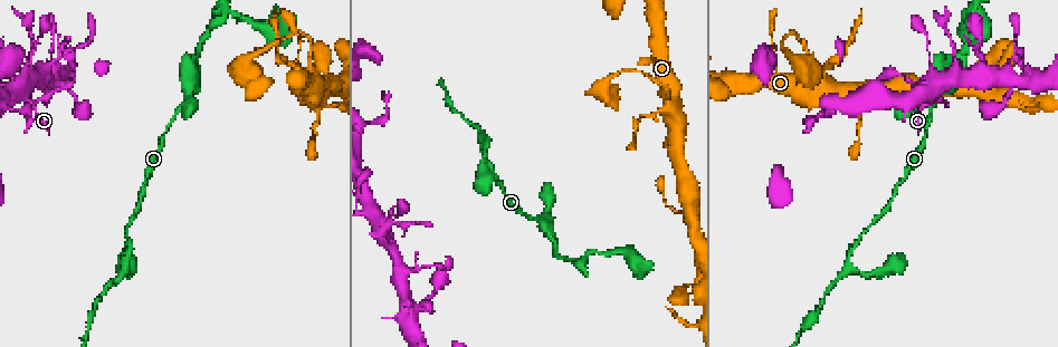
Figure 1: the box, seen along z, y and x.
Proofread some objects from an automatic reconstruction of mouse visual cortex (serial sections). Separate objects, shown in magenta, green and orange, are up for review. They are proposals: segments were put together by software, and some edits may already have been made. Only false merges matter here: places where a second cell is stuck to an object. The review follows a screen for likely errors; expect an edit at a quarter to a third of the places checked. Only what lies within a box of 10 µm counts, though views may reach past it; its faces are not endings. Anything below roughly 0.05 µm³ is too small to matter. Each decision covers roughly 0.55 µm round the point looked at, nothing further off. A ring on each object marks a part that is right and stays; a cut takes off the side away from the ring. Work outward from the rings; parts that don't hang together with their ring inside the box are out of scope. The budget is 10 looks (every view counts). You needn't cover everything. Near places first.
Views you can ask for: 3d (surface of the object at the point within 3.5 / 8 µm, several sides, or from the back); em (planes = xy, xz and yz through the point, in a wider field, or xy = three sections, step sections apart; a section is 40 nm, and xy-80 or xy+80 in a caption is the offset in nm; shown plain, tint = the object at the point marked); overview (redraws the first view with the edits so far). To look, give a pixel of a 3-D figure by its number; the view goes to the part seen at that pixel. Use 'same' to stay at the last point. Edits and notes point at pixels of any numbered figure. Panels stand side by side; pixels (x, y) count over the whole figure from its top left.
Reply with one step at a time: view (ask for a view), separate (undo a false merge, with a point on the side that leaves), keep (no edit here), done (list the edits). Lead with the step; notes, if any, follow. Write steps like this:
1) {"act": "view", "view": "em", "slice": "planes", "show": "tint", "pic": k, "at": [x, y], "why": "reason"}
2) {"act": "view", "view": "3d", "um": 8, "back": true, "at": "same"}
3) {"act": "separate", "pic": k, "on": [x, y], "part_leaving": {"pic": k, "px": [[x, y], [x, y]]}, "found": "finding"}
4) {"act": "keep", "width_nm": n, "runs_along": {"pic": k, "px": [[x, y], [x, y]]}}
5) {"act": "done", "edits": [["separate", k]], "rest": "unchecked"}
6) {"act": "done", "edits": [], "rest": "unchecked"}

{"act": "view", "view": "3d", "um": 3.5, "pic": 1, "at": [128, 267]}

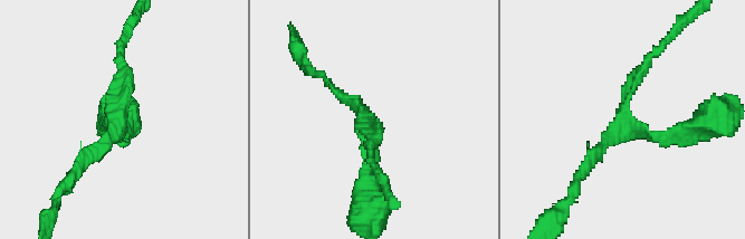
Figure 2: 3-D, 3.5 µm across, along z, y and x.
{"act": "view", "view": "em", "slice": "xy", "step": 3, "show": "tint", "pic": 2, "at": [367, 119], "arms": 3, "arm_widths_nm": [150, 150, 150]}

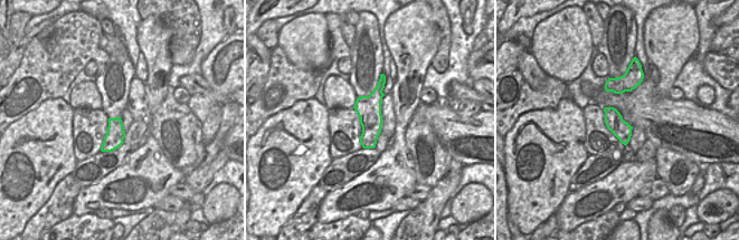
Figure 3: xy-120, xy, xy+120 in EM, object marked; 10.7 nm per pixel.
{"act": "view", "view": "em", "slice": "xy", "step": 2, "show": "tint", "at": "same", "why": "another direction"}

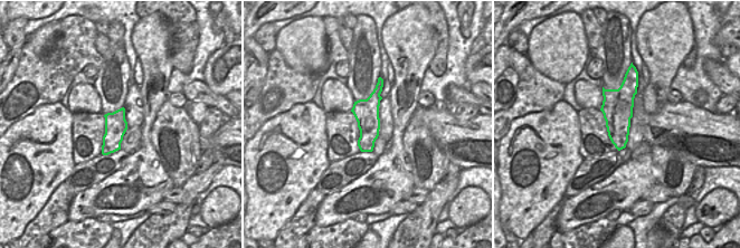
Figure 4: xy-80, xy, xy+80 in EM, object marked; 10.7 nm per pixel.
{"act": "keep", "runs_along": {"pic": 2, "px": [[122, 58], [125, 96], [118, 126]]}, "found": "one cell here"}

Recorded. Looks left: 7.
{"act": "view", "view": "3d", "um": 3.5, "back": true, "pic": 1, "at": [664, 108], "why": "calibre changes"}

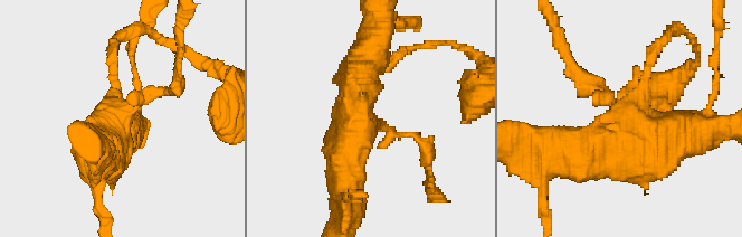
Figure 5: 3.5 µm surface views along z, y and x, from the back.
{"act": "view", "view": "em", "slice": "xy", "step": 2, "show": "plain", "pic": 5, "at": [119, 113], "why": "shape alone is not enough"}

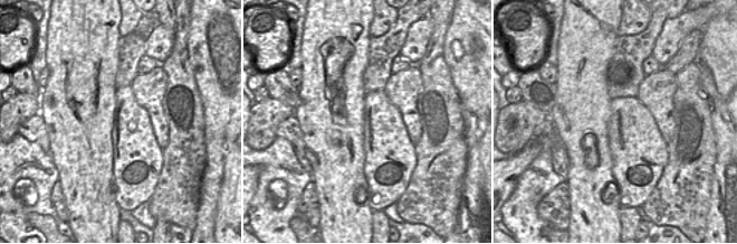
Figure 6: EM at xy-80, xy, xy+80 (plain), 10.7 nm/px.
{"act": "view", "view": "em", "slice": "xy", "step": 2, "show": "tint", "at": "same", "why": "where the object lies"}

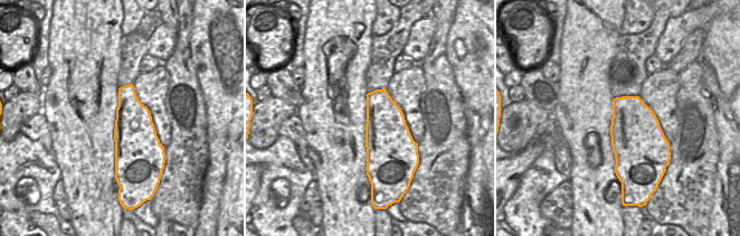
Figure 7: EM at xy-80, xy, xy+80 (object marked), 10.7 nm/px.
{"act": "separate", "pic": 5, "on": [422, 147], "part_leaving": {"pic": 5, "px": [[391, 133], [412, 136], [426, 148], [429, 185]]}, "found": "two cells meet here"}

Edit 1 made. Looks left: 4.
{"act": "view", "view": "3d", "um": 3.5, "pic": 1, "at": [21, 97], "why": "abrupt turn"}

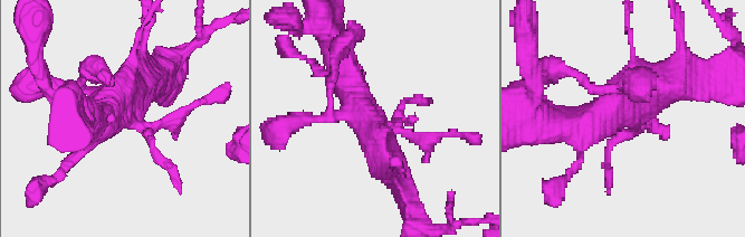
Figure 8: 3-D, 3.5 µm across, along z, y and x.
{"act": "view", "view": "em", "slice": "xy", "step": 3, "show": "tint", "pic": 8, "at": [636, 114]}

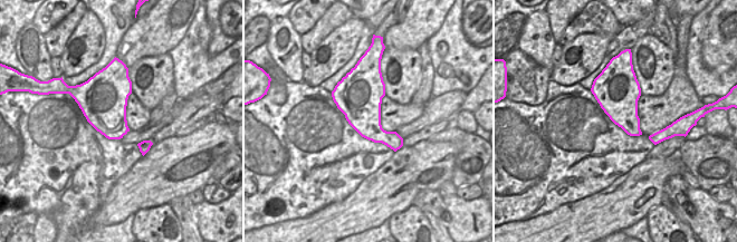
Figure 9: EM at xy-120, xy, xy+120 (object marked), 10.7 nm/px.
{"act": "keep", "found": "continuous, no second cell"}

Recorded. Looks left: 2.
{"act": "done", "edits": [["separate", 5]], "rest": "unchecked"}

